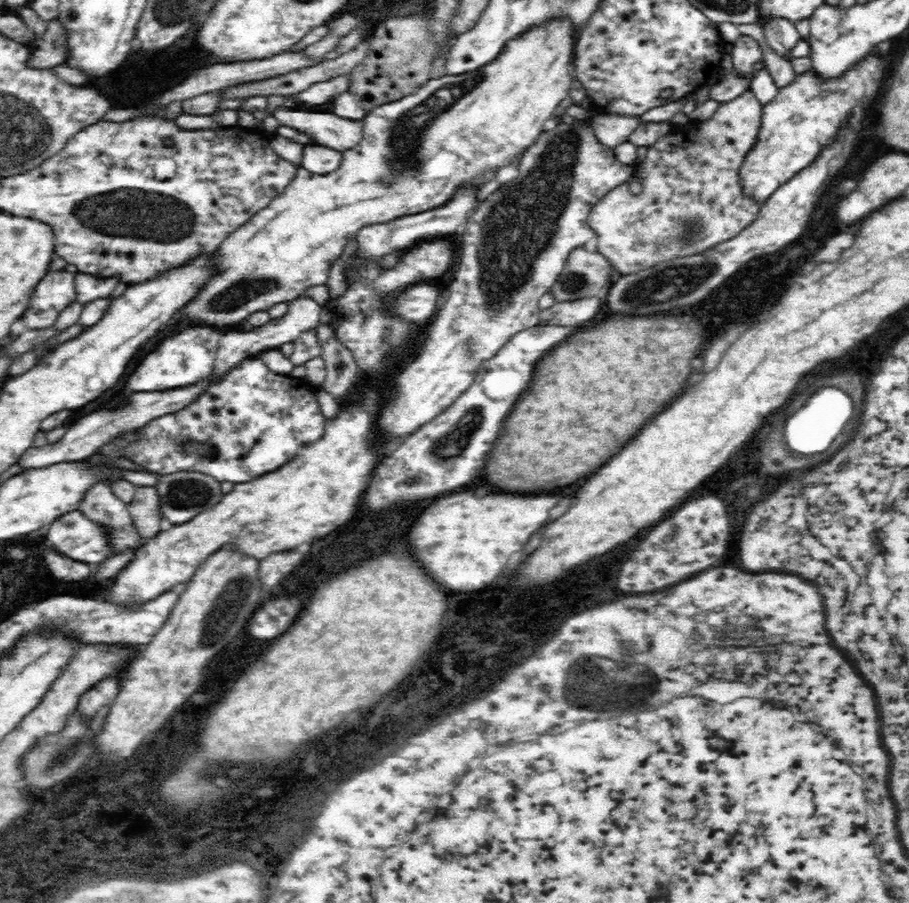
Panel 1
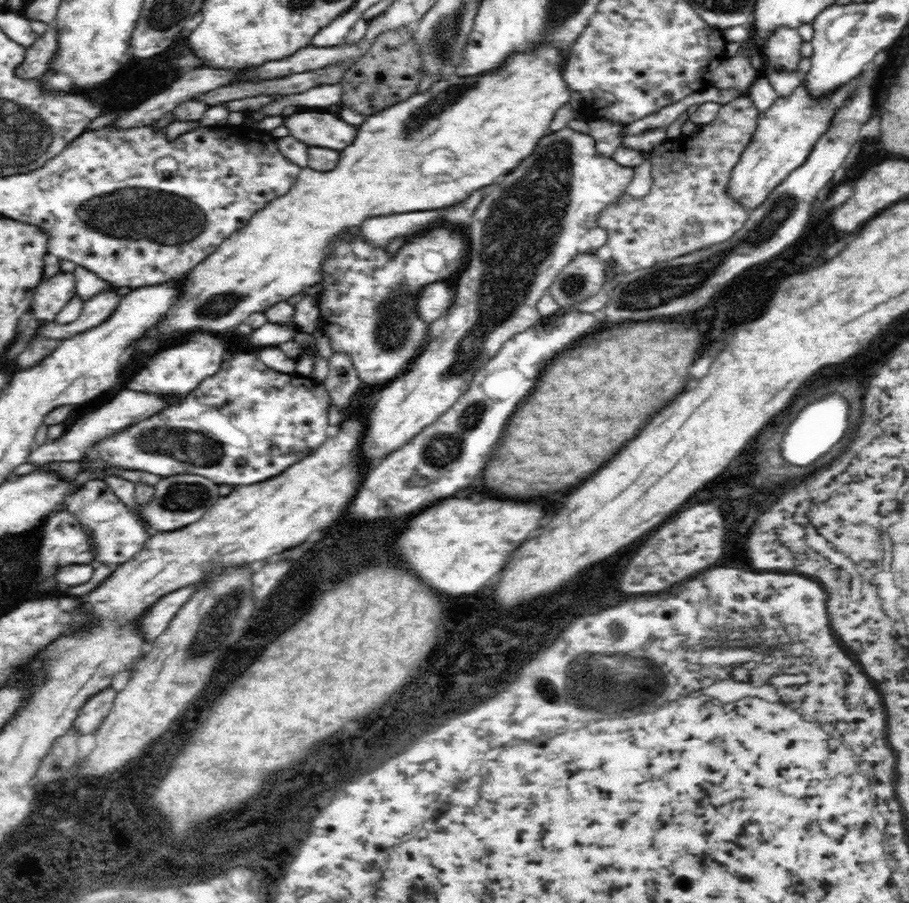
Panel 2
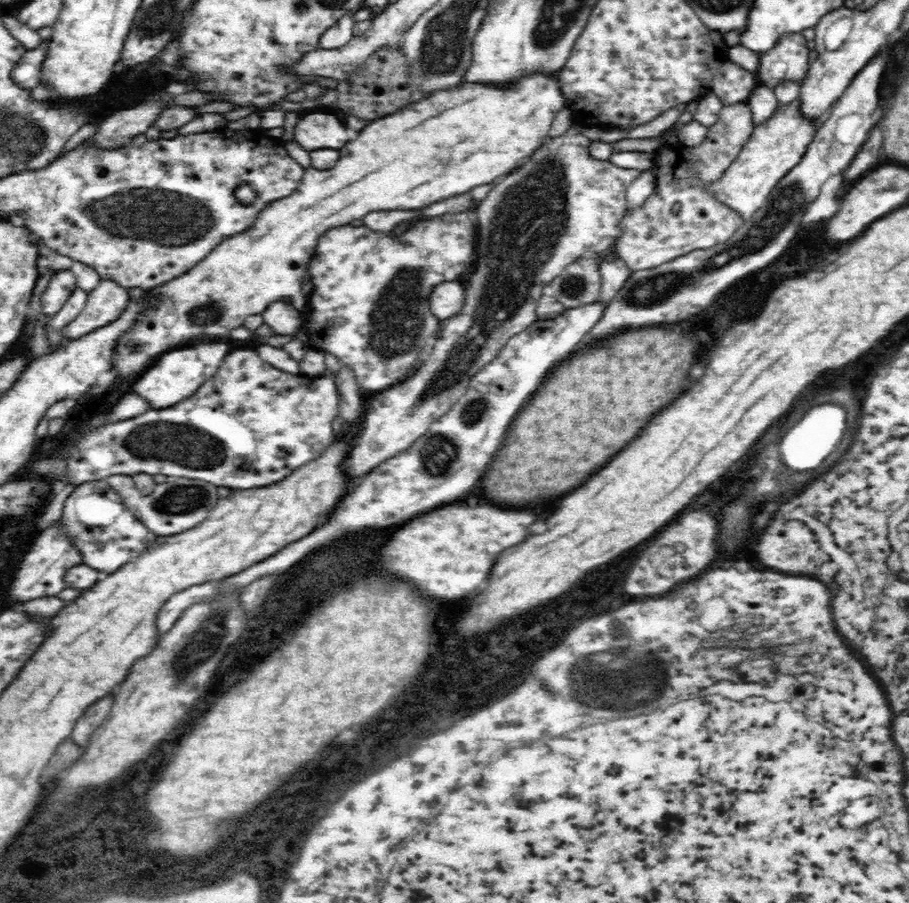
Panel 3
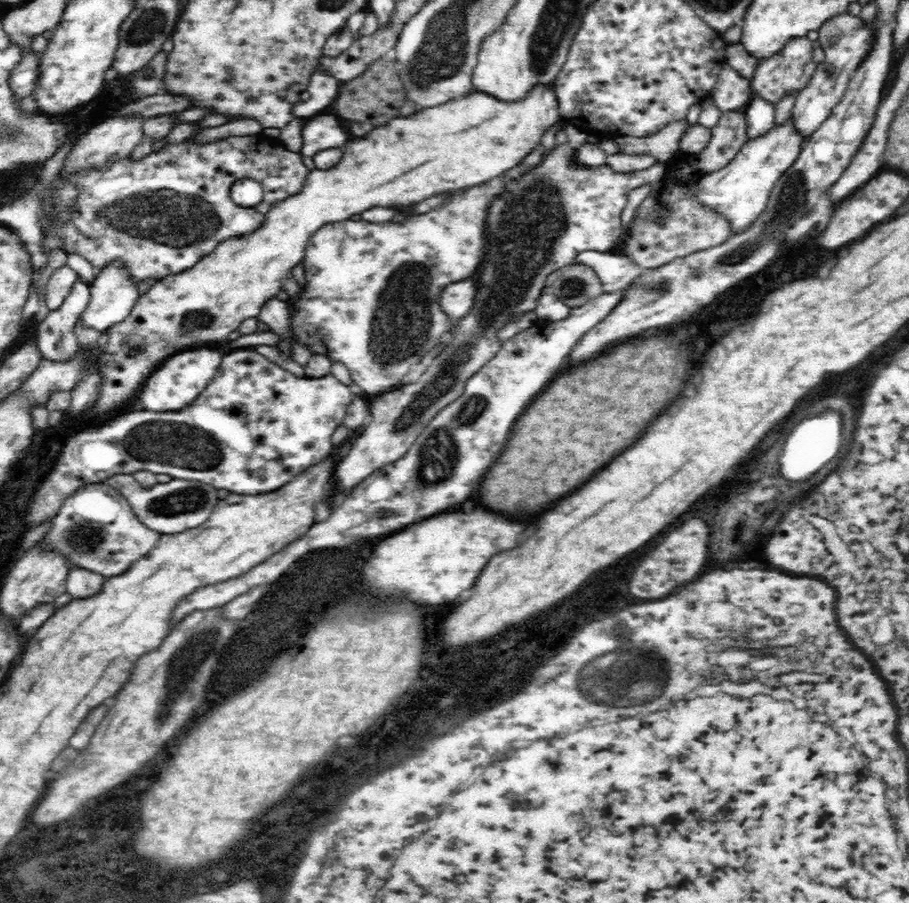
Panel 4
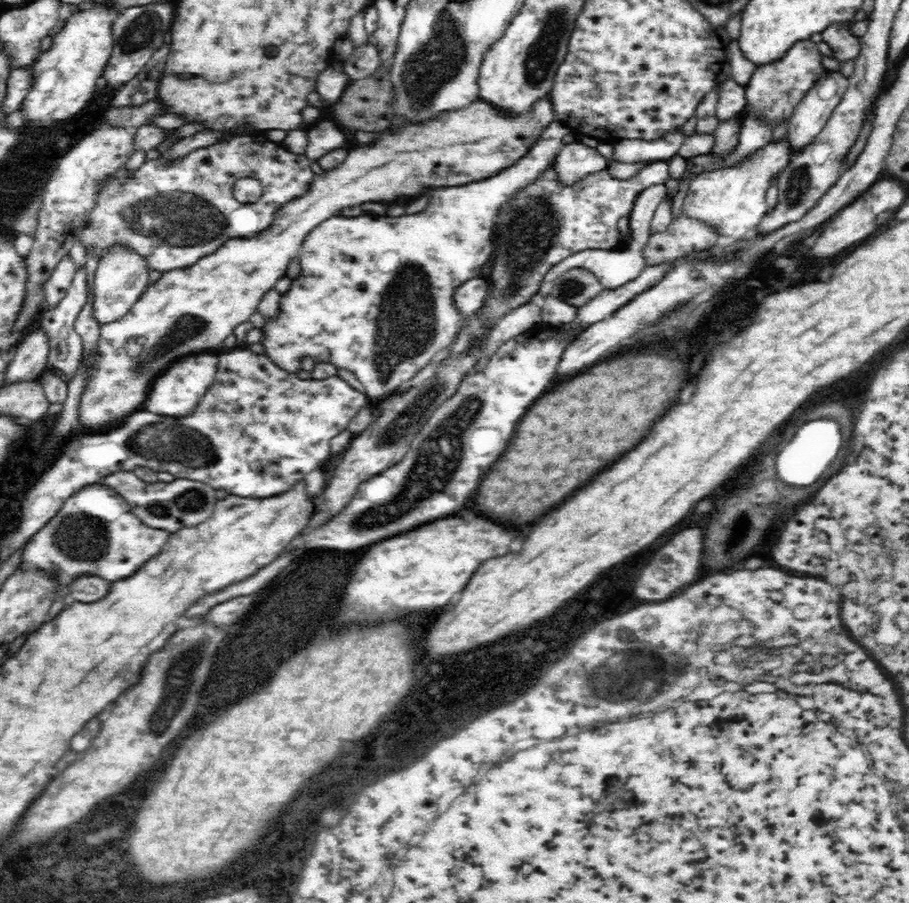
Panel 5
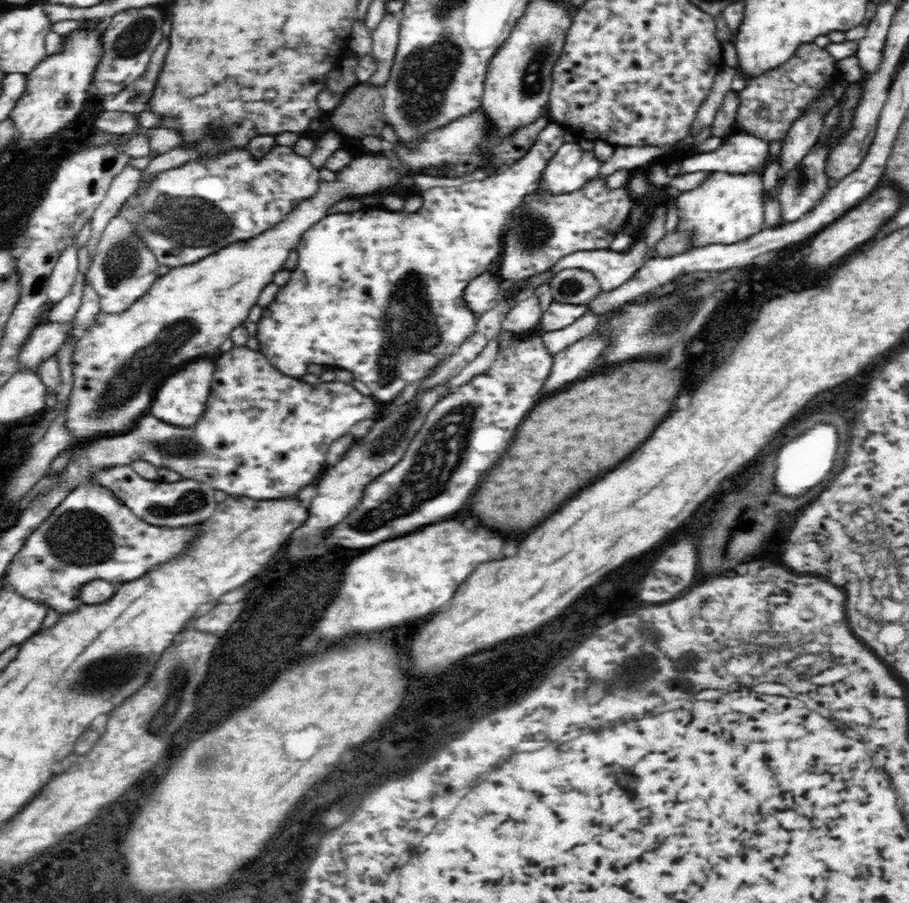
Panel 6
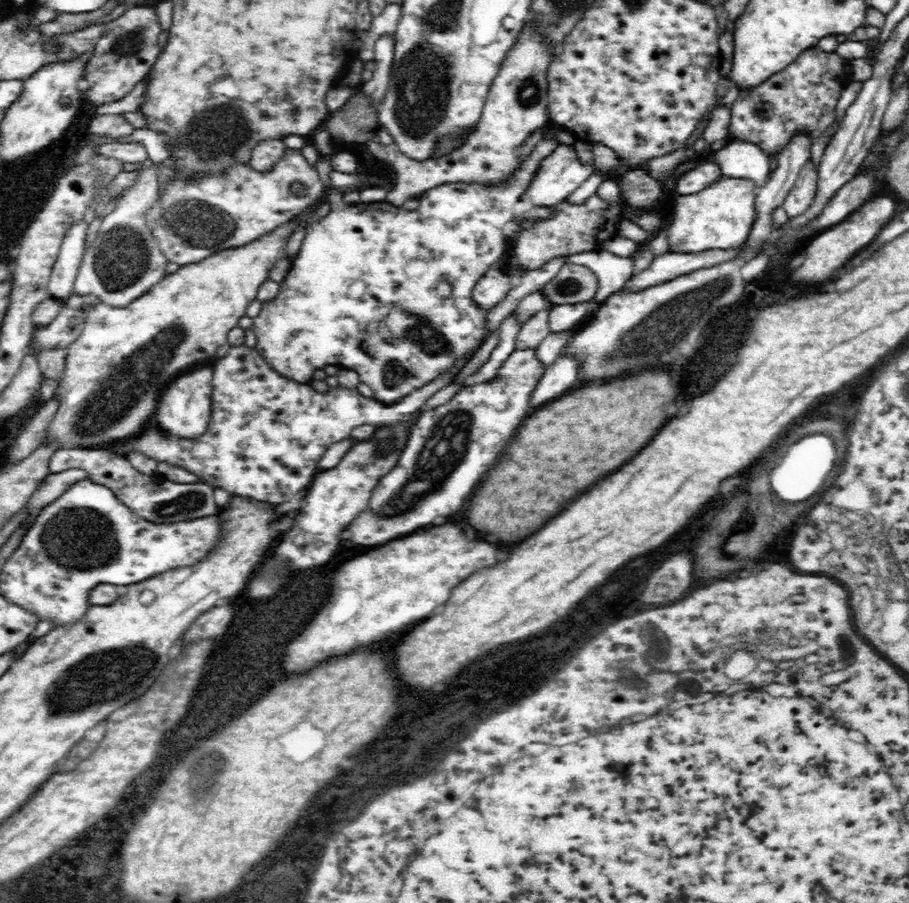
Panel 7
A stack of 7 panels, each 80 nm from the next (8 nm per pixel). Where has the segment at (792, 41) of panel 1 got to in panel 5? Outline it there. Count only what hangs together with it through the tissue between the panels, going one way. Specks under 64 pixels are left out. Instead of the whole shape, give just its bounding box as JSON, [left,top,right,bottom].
[742,40,824,127]

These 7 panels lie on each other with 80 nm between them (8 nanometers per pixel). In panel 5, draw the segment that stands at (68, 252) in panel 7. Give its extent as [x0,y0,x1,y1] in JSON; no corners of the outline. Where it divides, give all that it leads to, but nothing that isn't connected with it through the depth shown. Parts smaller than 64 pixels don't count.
[43,258,77,308]

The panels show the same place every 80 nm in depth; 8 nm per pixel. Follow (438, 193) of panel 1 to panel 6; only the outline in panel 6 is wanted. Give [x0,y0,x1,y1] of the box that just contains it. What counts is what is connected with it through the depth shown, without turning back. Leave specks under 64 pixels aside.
[66,108,551,440]

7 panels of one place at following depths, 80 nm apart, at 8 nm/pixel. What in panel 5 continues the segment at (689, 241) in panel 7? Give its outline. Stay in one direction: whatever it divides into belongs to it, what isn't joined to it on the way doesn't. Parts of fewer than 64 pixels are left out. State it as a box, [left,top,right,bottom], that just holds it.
[683,136,793,242]

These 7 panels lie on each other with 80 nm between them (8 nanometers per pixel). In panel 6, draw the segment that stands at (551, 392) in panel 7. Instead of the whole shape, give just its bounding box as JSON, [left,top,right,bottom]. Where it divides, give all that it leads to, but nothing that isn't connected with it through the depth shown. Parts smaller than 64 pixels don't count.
[544,334,606,394]

